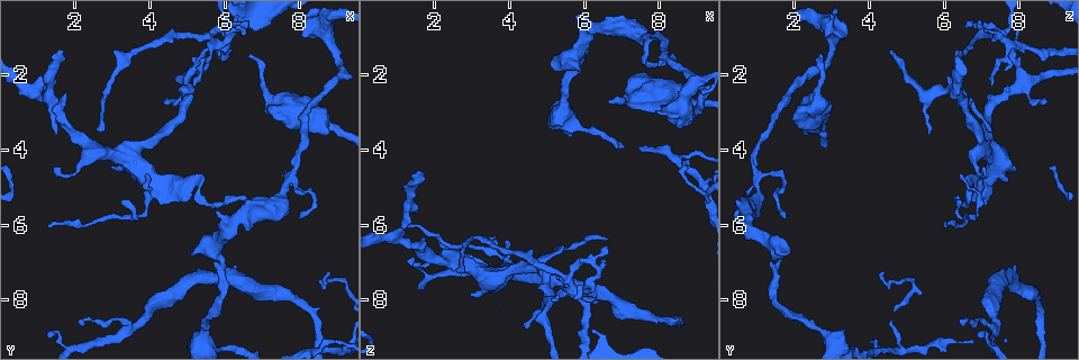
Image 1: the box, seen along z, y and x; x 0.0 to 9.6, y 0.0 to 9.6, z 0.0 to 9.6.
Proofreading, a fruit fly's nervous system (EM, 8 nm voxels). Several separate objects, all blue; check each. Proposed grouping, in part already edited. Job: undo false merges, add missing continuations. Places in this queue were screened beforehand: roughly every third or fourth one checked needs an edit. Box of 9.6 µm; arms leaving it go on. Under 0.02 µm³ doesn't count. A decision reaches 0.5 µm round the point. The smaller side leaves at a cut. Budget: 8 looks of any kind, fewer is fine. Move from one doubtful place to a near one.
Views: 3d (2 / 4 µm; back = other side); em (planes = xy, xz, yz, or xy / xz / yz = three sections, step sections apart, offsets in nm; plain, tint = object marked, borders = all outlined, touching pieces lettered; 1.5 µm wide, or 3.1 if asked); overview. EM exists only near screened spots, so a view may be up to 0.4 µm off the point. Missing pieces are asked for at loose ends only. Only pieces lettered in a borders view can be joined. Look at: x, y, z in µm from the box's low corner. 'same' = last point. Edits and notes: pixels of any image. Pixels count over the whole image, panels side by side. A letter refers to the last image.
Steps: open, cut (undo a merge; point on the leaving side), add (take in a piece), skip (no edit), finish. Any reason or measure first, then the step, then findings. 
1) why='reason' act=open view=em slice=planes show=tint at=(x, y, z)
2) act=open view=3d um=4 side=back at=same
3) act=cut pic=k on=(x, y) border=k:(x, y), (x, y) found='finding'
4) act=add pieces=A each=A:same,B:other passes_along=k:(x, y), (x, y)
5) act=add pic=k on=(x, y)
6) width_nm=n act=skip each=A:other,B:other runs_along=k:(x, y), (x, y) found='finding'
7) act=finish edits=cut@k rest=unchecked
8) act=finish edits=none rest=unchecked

why='four-way junction' act=open view=em slice=planes show=borders at=(4.05, 4.90, 7.15)

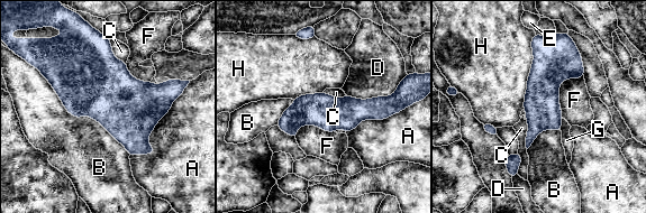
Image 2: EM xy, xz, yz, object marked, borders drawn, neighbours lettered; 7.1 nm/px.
width_nm=260 act=skip each=A:other,B:other,C:other,D:other,E:other,F:other,G:other,H:other found='all the same cell'

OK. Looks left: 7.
why='an open end' act=open view=3d um=4 at=(6.65, 1.50, 2.75)

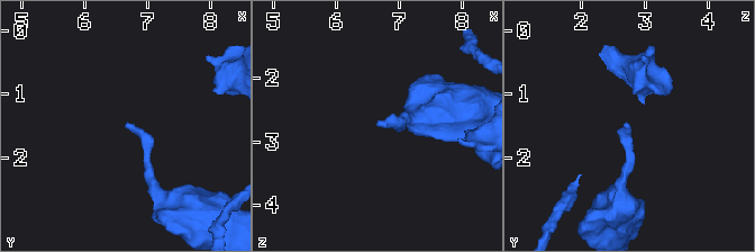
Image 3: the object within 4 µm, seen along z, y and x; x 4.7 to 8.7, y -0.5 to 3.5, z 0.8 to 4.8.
why='need the tissue' act=open view=em slice=planes show=plain at=(6.65, 1.45, 2.70)

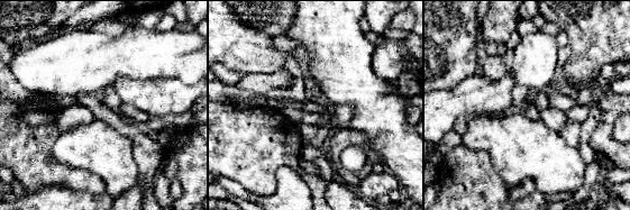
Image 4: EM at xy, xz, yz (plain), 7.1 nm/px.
act=open view=em slice=planes show=borders at=same

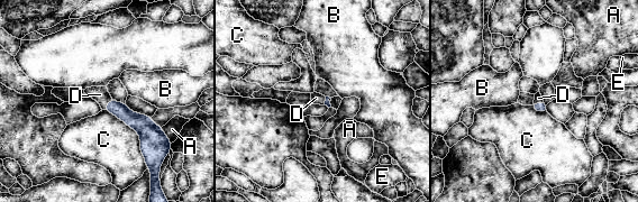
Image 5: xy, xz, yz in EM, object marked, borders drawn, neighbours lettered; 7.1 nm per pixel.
act=add pieces=D each=A:other,B:other,C:other,D:same,E:other passes_along=5:(137, 121), (109, 102), (100, 94) found='the cell continues'

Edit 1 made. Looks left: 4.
why='an open end' act=open view=em slice=planes show=borders at=(5.10, 6.75, 1.80)

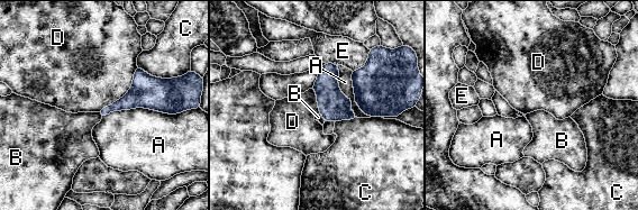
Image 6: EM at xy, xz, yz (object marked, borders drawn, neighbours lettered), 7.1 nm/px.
act=skip each=A:other,B:other,C:other,D:other,E:other border=6:(137, 66), (131, 87), (98, 111) found='none of them fits'

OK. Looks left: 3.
act=finish edits=add@5 rest=unchecked

